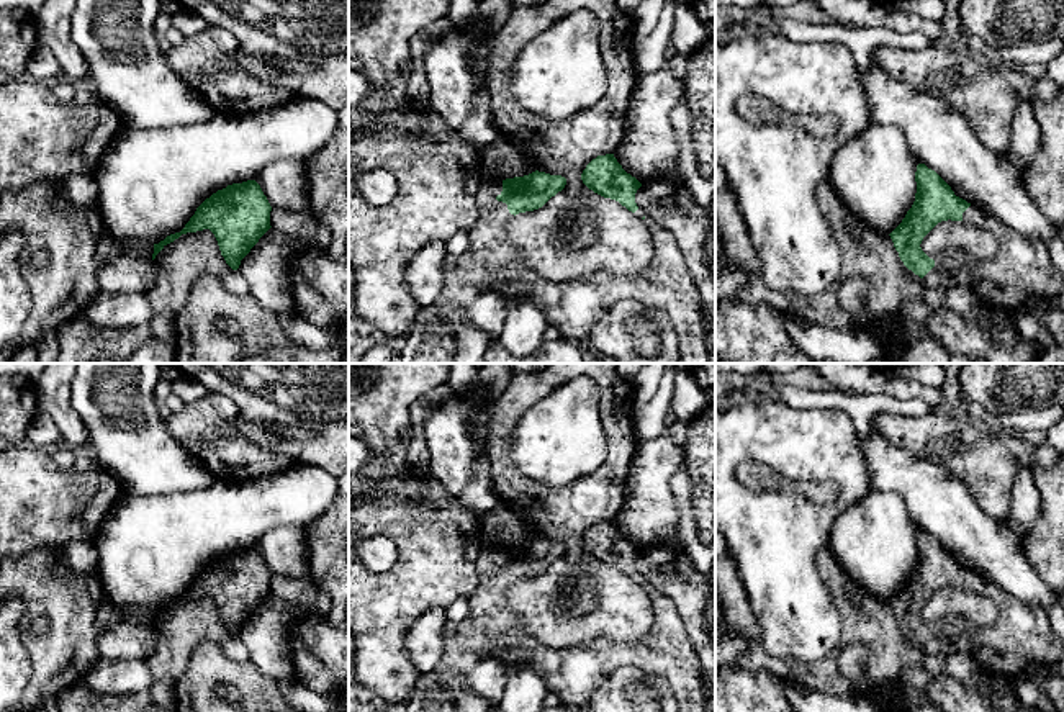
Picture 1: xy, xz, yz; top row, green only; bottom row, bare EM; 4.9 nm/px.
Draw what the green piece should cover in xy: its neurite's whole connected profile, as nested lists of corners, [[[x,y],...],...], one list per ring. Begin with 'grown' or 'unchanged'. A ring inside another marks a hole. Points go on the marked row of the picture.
unchanged | [[[255,180],[228,185],[206,198],[180,232],[154,244],[156,255],[182,234],[210,229],[226,264],[237,270],[241,260],[272,228],[272,206]]]

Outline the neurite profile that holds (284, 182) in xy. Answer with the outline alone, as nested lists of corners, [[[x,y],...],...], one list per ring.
[[[282,159],[264,167],[255,177],[272,208],[295,213],[309,211],[306,160]]]

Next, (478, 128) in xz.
[[[486,38],[478,39],[471,51],[471,70],[475,75],[475,103],[473,111],[458,129],[460,136],[473,142],[476,147],[485,147],[501,137],[496,124],[491,119],[491,98],[488,92],[488,43]]]

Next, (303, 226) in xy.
[[[272,208],[270,226],[301,241],[313,241],[319,223],[311,211],[295,213],[282,208]]]

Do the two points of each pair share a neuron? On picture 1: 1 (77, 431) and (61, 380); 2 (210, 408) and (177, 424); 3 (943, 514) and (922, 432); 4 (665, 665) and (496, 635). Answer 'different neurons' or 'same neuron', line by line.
1: same neuron
2: same neuron
3: different neurons
4: same neuron

